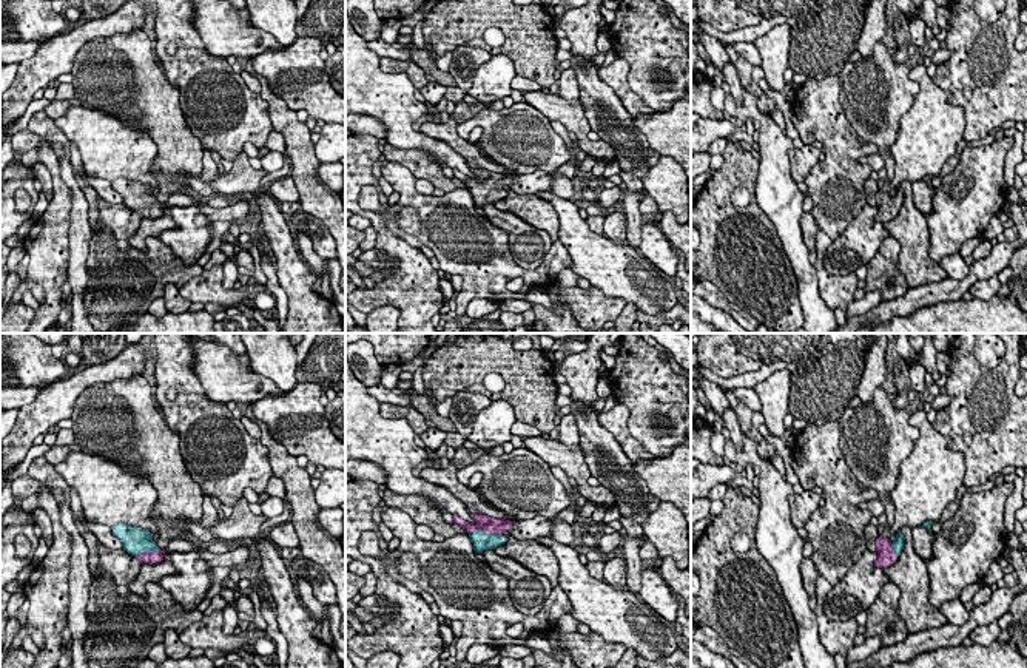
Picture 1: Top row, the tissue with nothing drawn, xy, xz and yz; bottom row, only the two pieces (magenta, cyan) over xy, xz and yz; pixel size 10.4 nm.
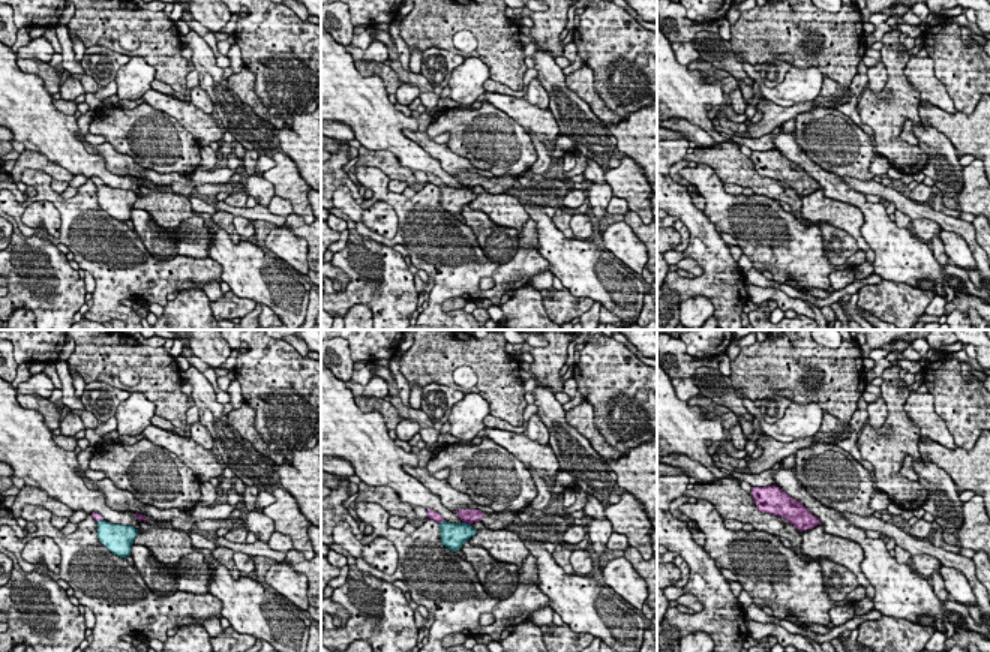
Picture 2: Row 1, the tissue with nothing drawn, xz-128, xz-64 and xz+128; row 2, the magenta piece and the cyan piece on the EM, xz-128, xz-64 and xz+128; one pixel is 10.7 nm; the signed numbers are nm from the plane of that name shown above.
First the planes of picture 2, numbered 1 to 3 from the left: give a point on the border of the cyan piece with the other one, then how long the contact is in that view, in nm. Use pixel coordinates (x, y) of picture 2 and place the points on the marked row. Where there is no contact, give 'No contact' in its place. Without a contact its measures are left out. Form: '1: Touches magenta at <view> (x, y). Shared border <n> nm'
1: Touches magenta at xz-128 (99, 519). Shared border 80 nm
2: Touches magenta at xz-64 (467, 522). Shared border 90 nm
3: No contact

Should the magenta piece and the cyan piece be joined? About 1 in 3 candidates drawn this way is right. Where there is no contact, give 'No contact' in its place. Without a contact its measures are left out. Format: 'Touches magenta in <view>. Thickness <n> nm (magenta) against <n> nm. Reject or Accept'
Touches magenta in xz. Thickness 190 nm (magenta) against 200 nm. Accept

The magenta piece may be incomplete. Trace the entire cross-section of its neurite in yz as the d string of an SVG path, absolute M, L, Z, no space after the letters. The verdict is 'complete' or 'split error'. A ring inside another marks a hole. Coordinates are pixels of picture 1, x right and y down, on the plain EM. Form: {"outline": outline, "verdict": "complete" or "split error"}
{"outline": "M901 185L896 188L893 197L887 191L879 190L876 194L877 214L874 221L882 224L891 221L904 204L904 194L905 191Z", "verdict": "split error"}

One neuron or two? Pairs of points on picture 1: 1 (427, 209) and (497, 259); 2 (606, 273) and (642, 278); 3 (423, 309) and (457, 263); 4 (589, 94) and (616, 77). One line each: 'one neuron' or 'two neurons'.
1: one neuron
2: one neuron
3: two neurons
4: two neurons

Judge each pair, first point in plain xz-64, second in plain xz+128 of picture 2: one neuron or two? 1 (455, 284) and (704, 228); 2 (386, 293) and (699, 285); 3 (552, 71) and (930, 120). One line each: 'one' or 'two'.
1: two
2: one
3: two

